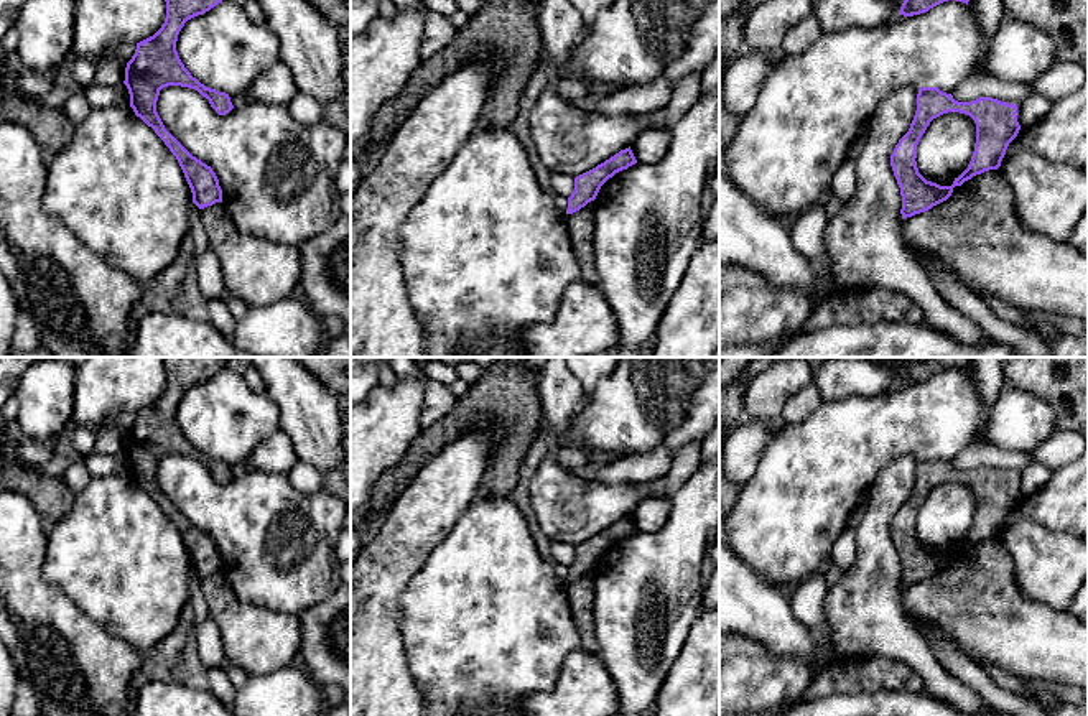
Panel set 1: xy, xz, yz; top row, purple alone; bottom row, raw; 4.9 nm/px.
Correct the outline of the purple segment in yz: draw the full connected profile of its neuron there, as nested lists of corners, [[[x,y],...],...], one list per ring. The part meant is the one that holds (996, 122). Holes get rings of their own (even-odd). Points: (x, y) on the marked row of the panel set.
[[[920,87],[917,110],[909,132],[899,140],[890,166],[902,196],[902,219],[925,212],[946,201],[955,186],[989,170],[997,170],[1009,143],[1017,137],[1017,105],[993,97],[979,97],[971,102],[958,102],[951,94],[938,87]],[[960,112],[976,123],[976,143],[968,168],[955,178],[951,186],[927,181],[917,168],[917,145],[930,122],[943,114]]]

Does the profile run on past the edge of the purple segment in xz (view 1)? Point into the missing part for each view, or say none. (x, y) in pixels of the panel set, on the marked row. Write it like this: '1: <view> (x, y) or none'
1: none

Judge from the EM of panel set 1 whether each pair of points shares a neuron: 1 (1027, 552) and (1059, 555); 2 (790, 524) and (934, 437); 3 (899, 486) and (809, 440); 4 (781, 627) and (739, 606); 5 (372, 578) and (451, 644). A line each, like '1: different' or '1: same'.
1: same
2: same
3: different
4: same
5: different

